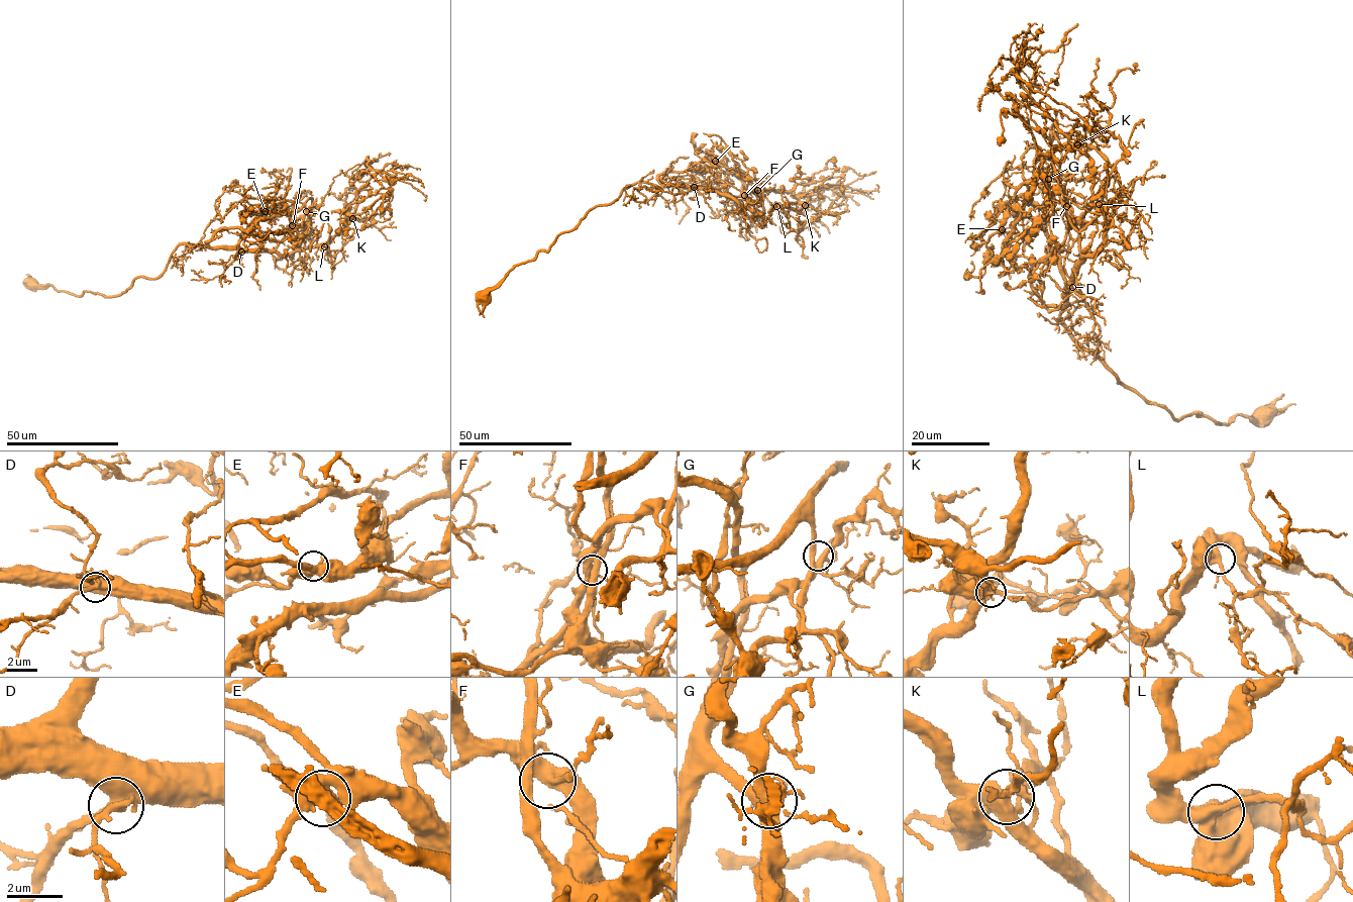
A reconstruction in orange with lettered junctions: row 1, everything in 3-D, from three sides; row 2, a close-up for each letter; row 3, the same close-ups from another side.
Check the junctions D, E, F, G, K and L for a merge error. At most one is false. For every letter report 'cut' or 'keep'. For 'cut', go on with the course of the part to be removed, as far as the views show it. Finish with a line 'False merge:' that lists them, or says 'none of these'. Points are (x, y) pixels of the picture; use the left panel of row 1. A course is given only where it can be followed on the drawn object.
D: keep
E: keep
F: keep
G: keep
K: cut | (351, 218), (370, 218), (381, 203), (389, 198), (389, 185), (368, 165), (368, 157), (365, 165), (378, 160)
L: keep
False merge: K

